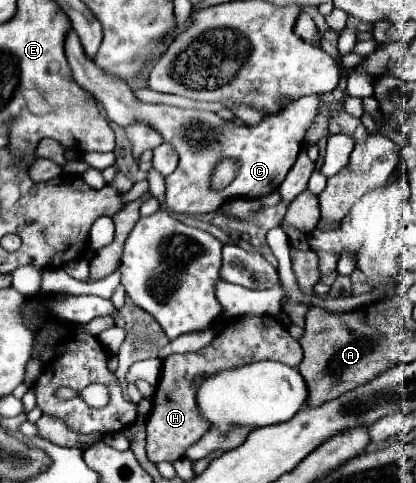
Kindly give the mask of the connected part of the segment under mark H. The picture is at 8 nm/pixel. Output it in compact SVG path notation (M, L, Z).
M255 314L233 318L231 324L209 346L205 346L199 352L169 356L163 362L161 380L159 380L157 392L153 396L153 410L151 410L151 416L147 420L147 458L149 458L149 462L159 464L159 462L175 462L175 460L183 458L185 450L189 446L193 446L193 442L197 442L209 430L209 424L201 418L201 412L197 410L197 398L195 398L197 390L193 388L195 382L209 378L209 374L217 374L221 370L231 370L231 368L245 366L249 362L261 362L261 360L279 360L283 364L297 366L303 360L303 350L301 350L299 342L289 336L287 328L279 320L275 320L273 316L255 316Z

